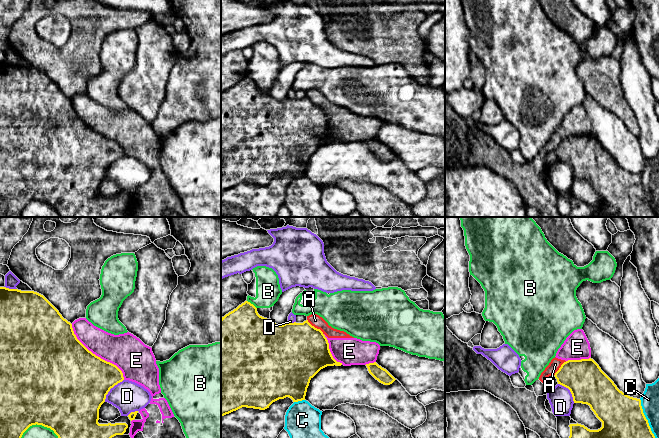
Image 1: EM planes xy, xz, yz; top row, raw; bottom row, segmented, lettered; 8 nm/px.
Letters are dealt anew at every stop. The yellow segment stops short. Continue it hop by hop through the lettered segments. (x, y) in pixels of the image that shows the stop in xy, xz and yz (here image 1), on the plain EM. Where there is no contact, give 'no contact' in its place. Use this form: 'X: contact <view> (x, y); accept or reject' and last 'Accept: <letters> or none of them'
A: contact xz (314, 103); reject
B: contact xy (41, 200); reject
C: contact yz (647, 196); reject
D: contact xy (110, 164); reject
E: contact xy (95, 131); reject
Accept: none of them

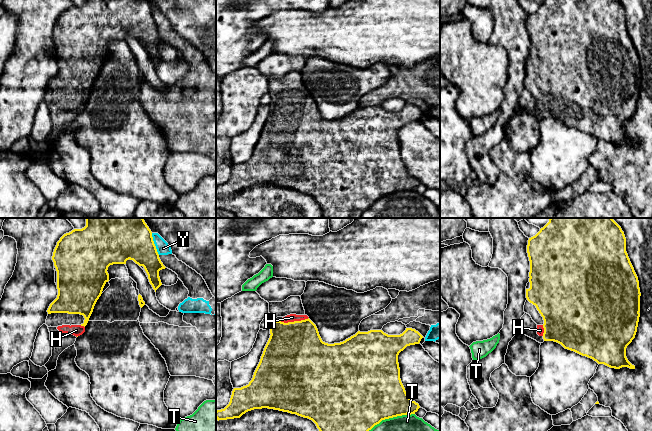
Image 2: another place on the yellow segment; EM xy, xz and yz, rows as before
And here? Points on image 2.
H: contact xz (294, 97); accept
T: contact xz (386, 194); reject
Y: contact xy (154, 20); reject
Accept: H

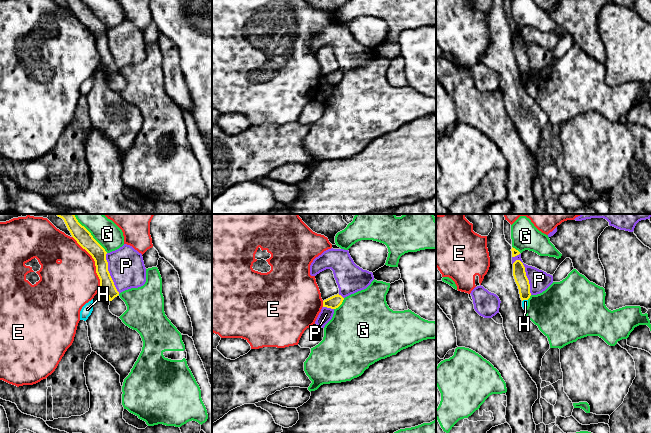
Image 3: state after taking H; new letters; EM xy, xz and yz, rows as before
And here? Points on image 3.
E: contact xy (95, 38); reject
G: contact xy (93, 14); reject
H: contact yz (524, 75); reject
P: contact yz (526, 52); reject
Accept: none of them

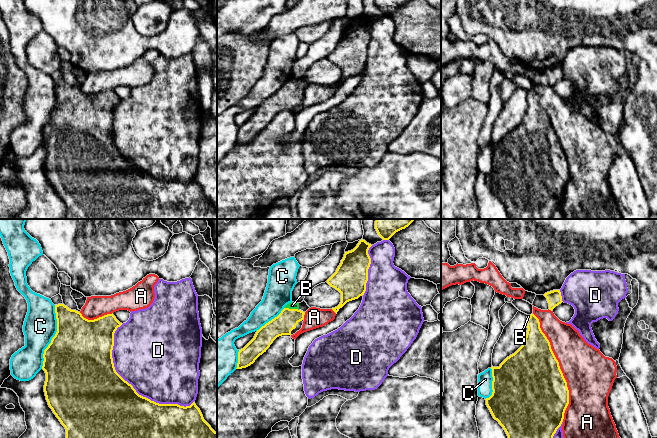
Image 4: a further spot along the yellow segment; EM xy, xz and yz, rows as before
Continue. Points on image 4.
A: contact yz (559, 143); reject
B: contact xz (291, 85); accept
C: contact xy (53, 113); reject
D: contact xy (133, 164); reject
Accept: B

